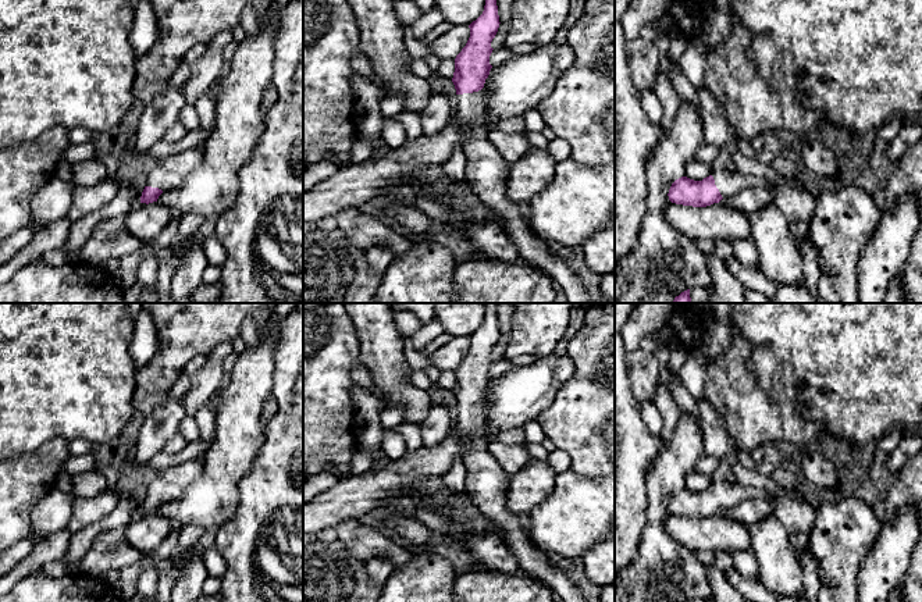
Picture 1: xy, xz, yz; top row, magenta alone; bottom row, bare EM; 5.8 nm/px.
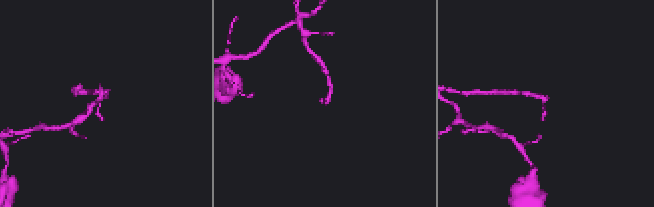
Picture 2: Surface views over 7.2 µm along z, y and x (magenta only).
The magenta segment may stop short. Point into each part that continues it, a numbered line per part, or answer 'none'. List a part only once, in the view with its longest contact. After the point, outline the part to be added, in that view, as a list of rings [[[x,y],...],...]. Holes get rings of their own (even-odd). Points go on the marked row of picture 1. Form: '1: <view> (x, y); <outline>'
1: xz (487, 173); [[[487,90],[456,95],[453,114],[464,128],[466,182],[481,203],[502,218],[502,229],[516,245],[520,259],[545,271],[560,288],[569,303],[592,303],[583,278],[553,252],[548,242],[537,238],[519,211],[519,203],[506,196],[509,164],[488,140],[490,128],[483,115]]]

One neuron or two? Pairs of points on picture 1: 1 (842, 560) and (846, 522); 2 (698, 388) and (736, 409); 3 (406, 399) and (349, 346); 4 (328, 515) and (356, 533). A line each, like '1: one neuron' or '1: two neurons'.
1: one neuron
2: two neurons
3: two neurons
4: two neurons

